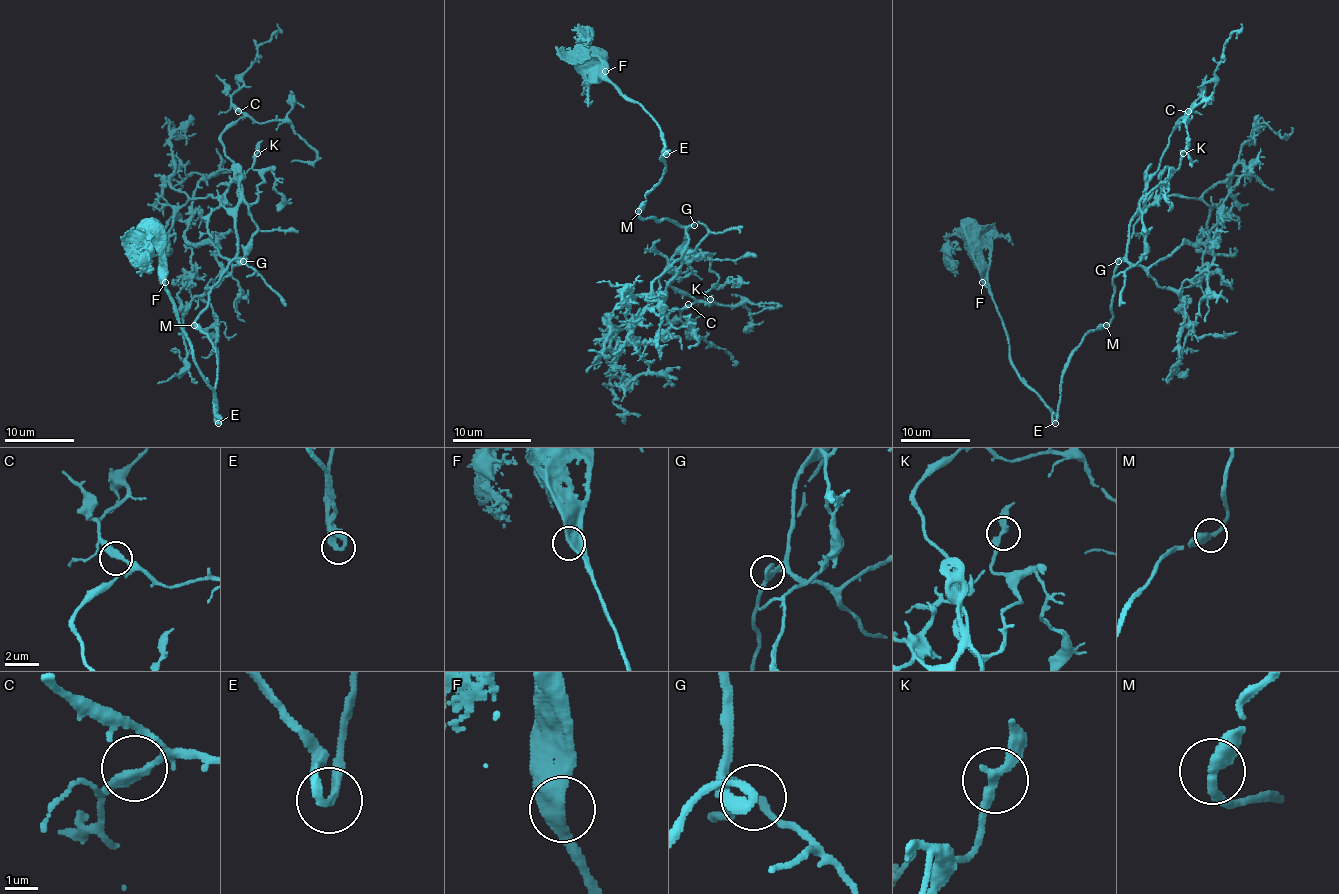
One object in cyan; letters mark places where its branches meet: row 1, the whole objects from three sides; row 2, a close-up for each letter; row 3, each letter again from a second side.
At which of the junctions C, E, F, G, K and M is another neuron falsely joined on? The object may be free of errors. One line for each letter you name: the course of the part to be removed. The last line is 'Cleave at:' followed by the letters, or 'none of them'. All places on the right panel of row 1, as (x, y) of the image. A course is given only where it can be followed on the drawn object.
Cleave at: none of them

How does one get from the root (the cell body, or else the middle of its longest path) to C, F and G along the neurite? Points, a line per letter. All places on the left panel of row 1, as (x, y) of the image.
C: (151, 230), (215, 413), (217, 354), (194, 323), (236, 258), (240, 176), (221, 136), (238, 111)
F: (151, 230), (151, 244), (165, 265), (165, 282)
G: (151, 230), (215, 413), (217, 354), (194, 323), (222, 270), (243, 261)

